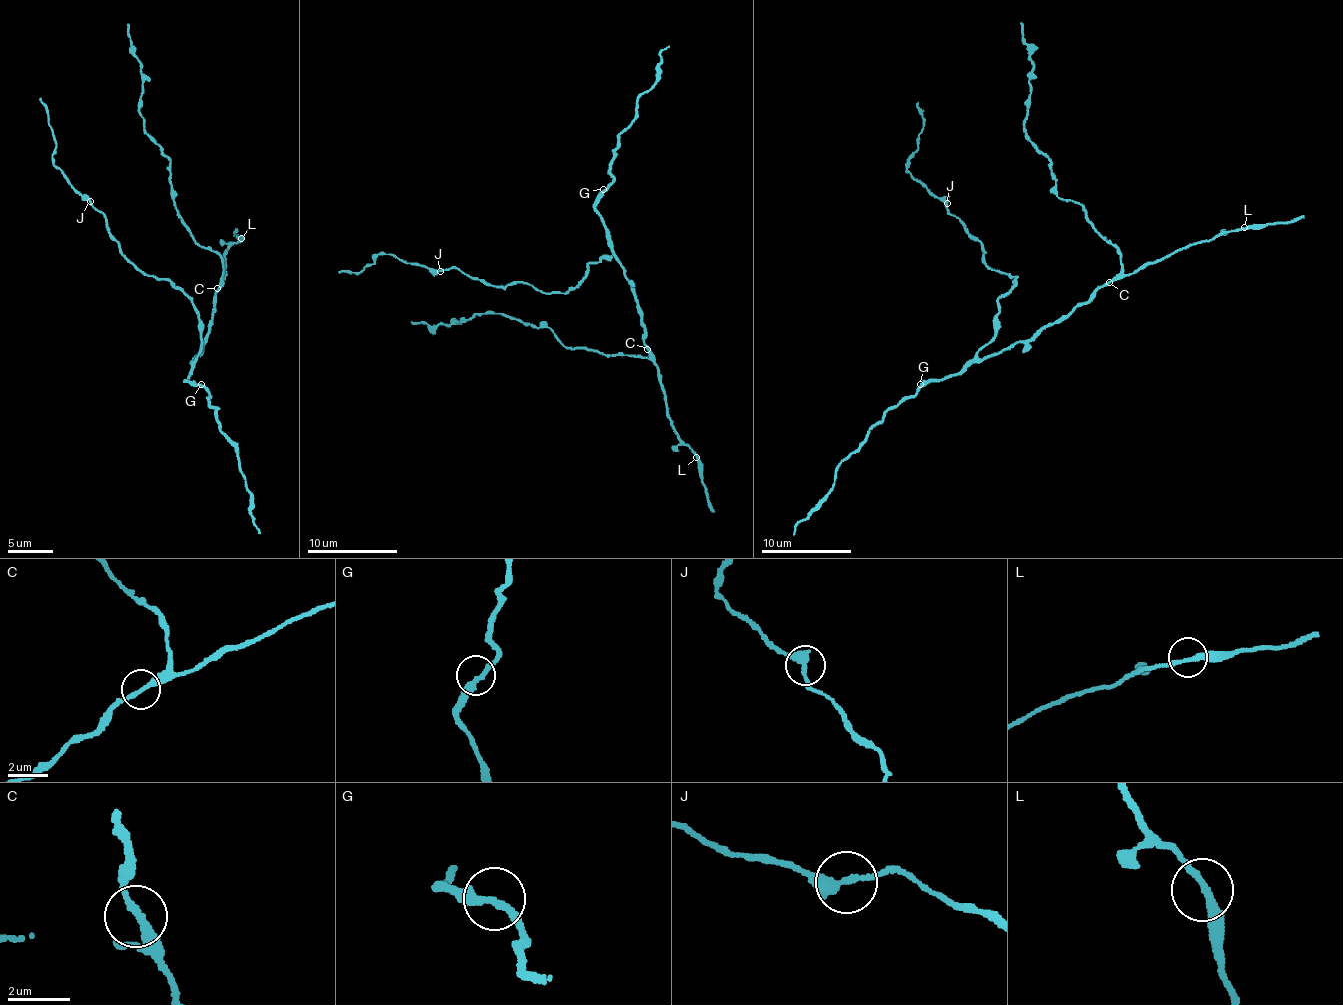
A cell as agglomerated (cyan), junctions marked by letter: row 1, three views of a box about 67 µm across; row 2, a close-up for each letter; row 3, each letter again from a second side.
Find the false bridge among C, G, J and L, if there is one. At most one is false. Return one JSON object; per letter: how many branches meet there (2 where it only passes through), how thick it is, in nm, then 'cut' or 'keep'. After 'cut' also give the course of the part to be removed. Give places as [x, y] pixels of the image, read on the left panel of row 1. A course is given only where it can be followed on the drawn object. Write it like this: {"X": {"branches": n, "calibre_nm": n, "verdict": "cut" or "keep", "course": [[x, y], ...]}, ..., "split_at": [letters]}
{"C": {"branches": 2, "calibre_nm": 240, "verdict": "keep"}, "G": {"branches": 2, "calibre_nm": 280, "verdict": "keep"}, "J": {"branches": 2, "calibre_nm": 320, "verdict": "keep"}, "L": {"branches": 2, "calibre_nm": 240, "verdict": "keep"}, "split_at": []}

